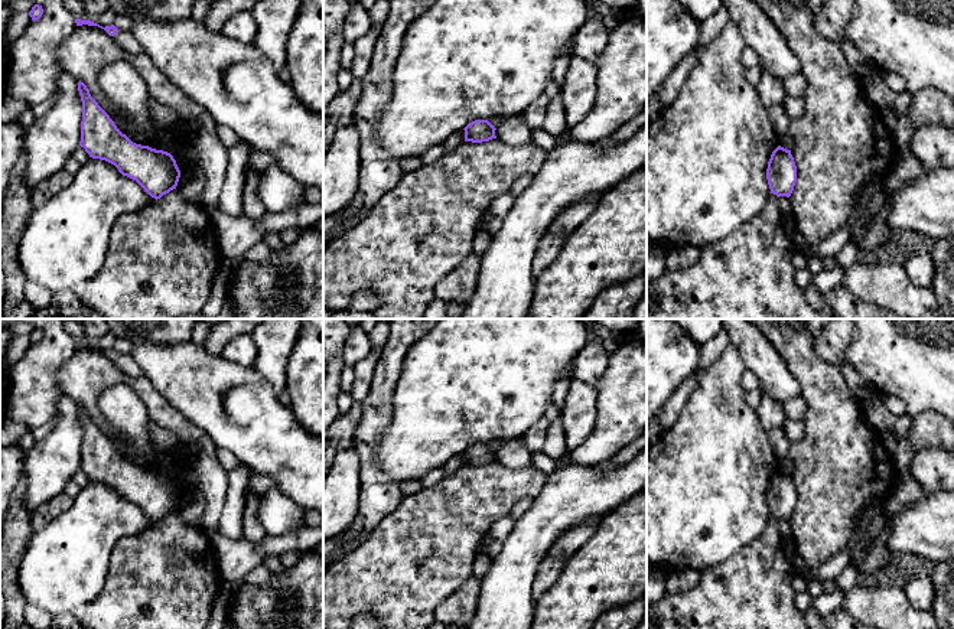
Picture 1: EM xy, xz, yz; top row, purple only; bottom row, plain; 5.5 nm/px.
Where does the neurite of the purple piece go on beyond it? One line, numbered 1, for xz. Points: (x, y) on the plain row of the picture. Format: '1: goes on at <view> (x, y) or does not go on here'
1: does not go on here

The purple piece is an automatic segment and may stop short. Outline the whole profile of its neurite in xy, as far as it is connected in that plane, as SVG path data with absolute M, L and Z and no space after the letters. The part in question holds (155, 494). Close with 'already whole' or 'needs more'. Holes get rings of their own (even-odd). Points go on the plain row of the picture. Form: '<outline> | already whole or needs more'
M78 405L82 424L79 469L92 482L114 488L123 499L136 503L156 524L176 512L180 493L173 479L163 473L133 466Z | already whole

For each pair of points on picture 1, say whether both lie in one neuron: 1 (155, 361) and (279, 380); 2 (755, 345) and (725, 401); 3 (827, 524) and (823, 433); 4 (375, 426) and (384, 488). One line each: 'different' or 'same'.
1: different
2: different
3: same
4: same

